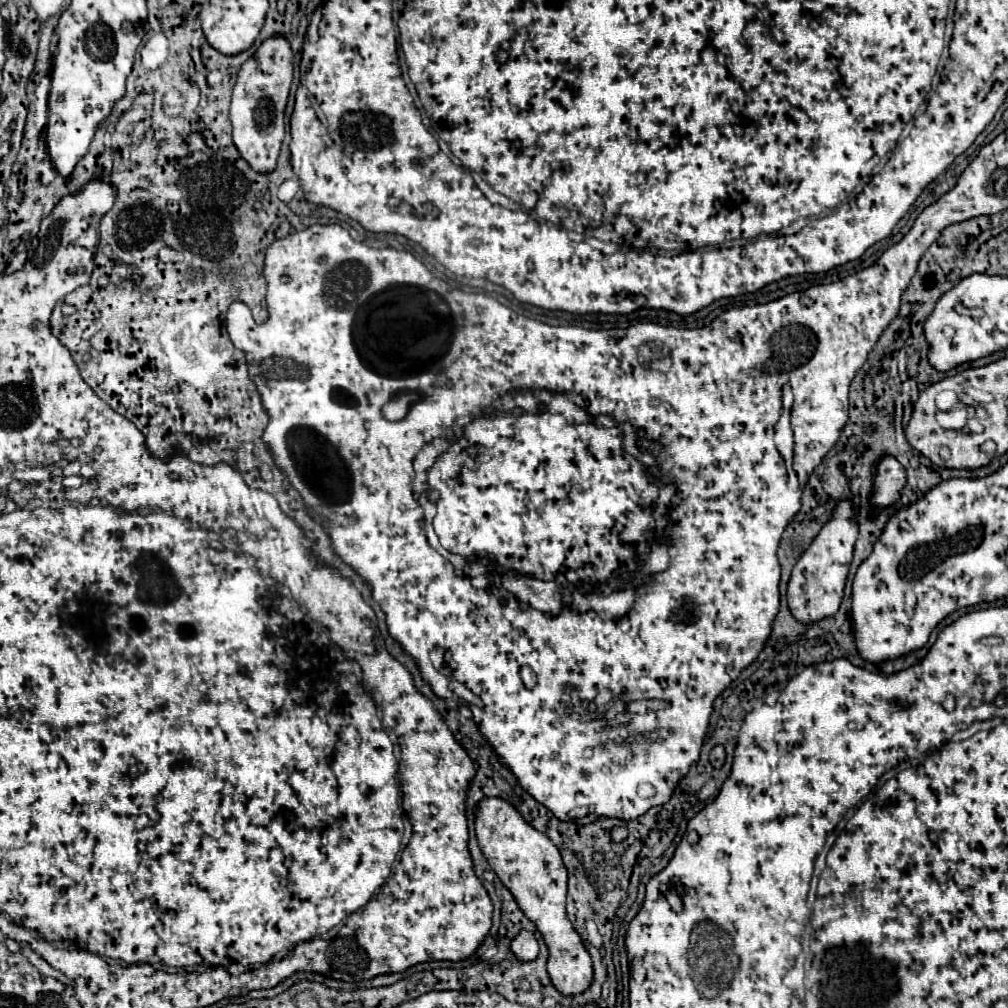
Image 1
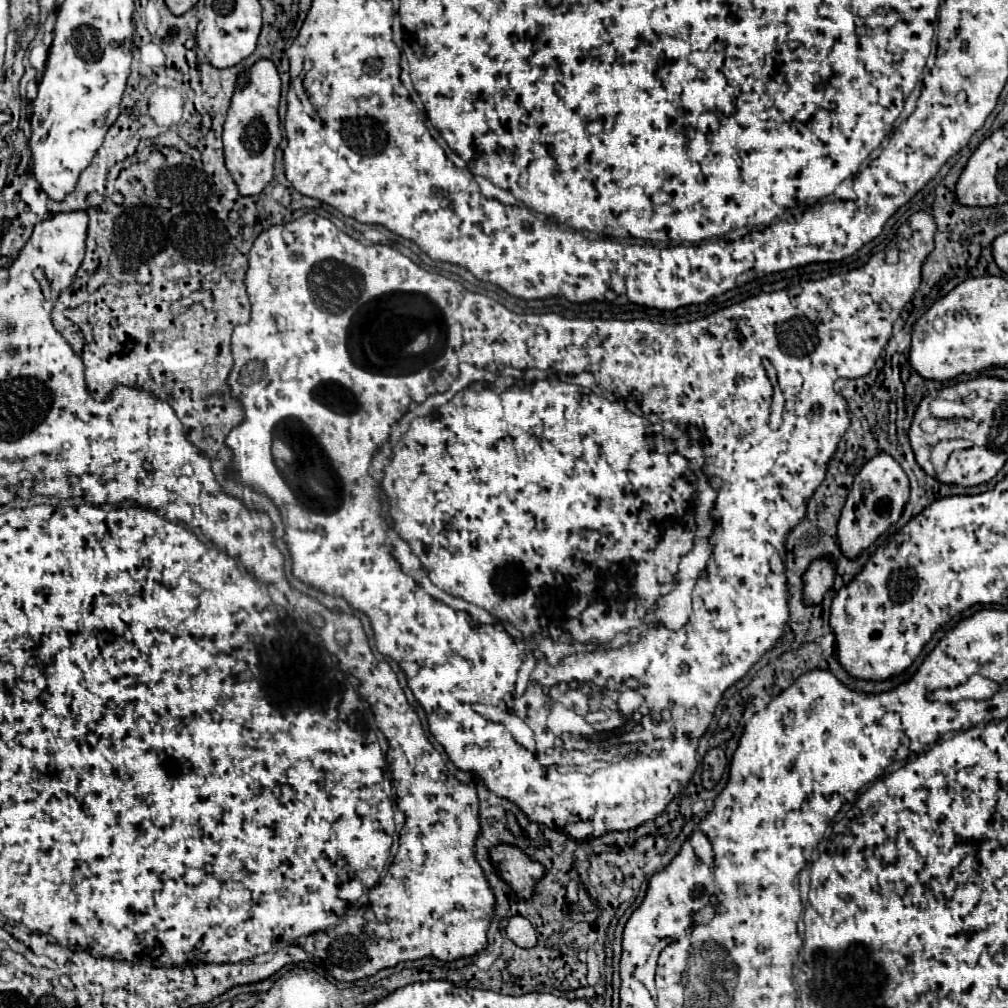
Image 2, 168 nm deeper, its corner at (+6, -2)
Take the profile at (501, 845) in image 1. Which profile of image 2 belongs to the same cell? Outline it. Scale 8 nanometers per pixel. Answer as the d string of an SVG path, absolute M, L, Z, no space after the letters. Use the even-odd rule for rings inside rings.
M513 844L493 846L489 850L489 862L493 862L499 878L505 880L521 900L529 900L535 894L537 882L541 882L547 874L541 862Z

